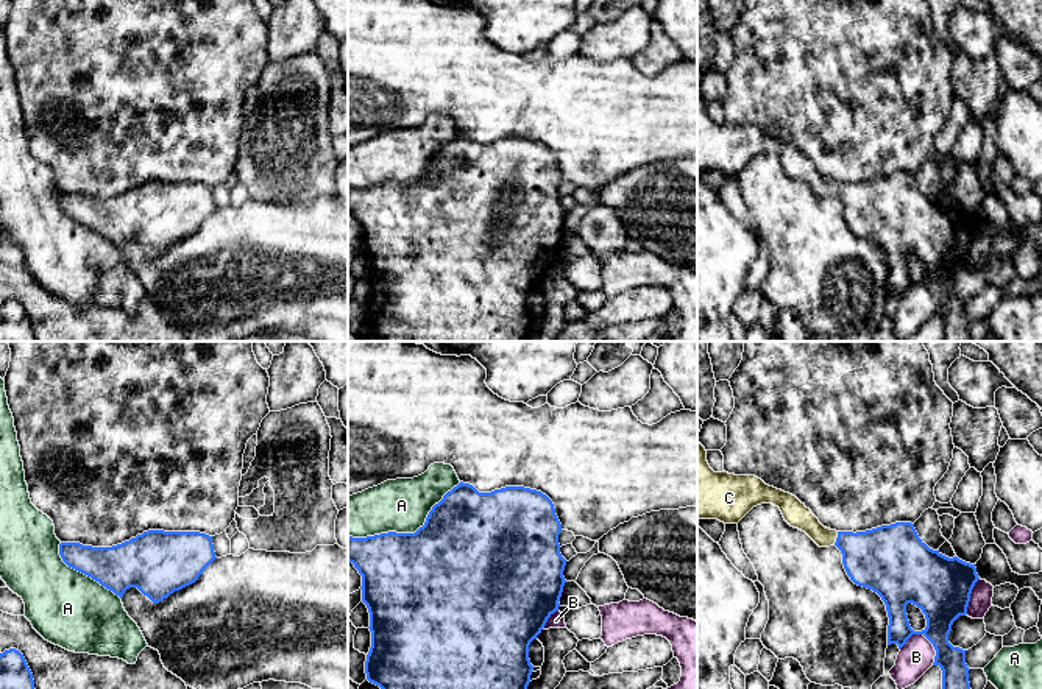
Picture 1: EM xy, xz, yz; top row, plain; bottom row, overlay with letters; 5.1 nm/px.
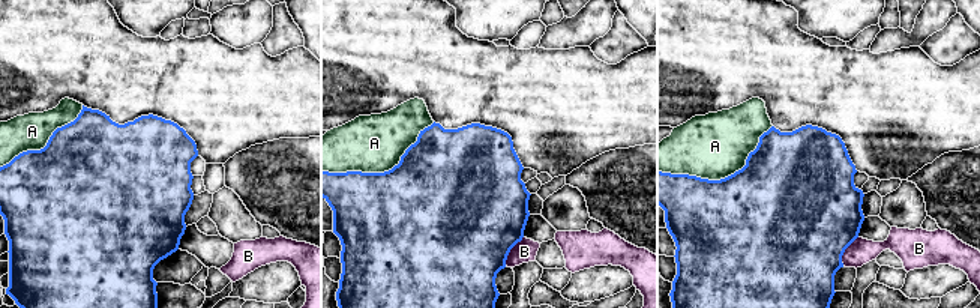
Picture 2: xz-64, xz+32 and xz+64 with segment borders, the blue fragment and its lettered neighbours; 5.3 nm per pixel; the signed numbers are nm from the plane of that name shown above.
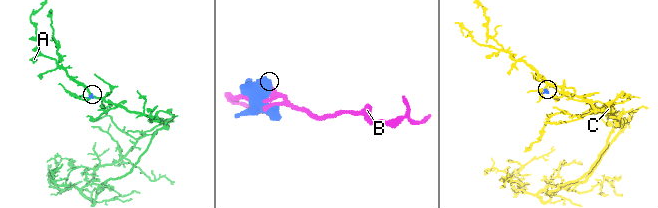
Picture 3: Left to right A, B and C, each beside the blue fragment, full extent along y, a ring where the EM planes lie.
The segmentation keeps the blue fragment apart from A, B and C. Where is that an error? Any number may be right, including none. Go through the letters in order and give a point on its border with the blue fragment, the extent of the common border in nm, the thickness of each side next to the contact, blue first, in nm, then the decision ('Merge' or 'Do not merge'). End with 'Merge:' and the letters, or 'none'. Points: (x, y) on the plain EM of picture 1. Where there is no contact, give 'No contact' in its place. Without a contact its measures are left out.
A: Touches blue at xz (407, 184). Shared border 650 nm. Thickness 500 nm (blue) against 280 nm. Do not merge
B: Touches blue at yz (924, 286). Shared border 200 nm. Thickness 300 nm (blue) against 180 nm. Do not merge
C: Touches blue at yz (836, 189). Shared border 80 nm. Thickness 320 nm (blue) against 120 nm. Merge
Merge: C

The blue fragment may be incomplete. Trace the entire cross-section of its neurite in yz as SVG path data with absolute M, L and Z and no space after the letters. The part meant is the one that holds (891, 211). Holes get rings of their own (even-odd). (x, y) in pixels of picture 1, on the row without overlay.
M697 92L697 170L718 170L724 175L738 175L753 157L772 154L780 159L785 171L805 182L819 198L836 196L842 204L842 215L850 231L877 243L886 256L888 296L902 299L913 285L923 285L934 298L933 316L942 321L942 341L972 341L966 302L948 293L953 273L967 265L970 245L980 231L975 215L958 207L948 209L930 200L917 186L914 175L895 173L866 182L836 182L824 178L819 170L796 147L766 136L755 126L714 123L707 112L707 101ZM906 256L922 260L927 277L914 282L909 276Z

